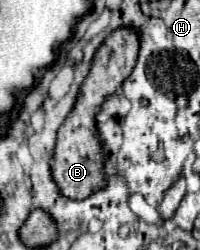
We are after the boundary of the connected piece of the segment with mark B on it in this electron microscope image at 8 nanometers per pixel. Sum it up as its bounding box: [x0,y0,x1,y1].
[52,27,140,199]

